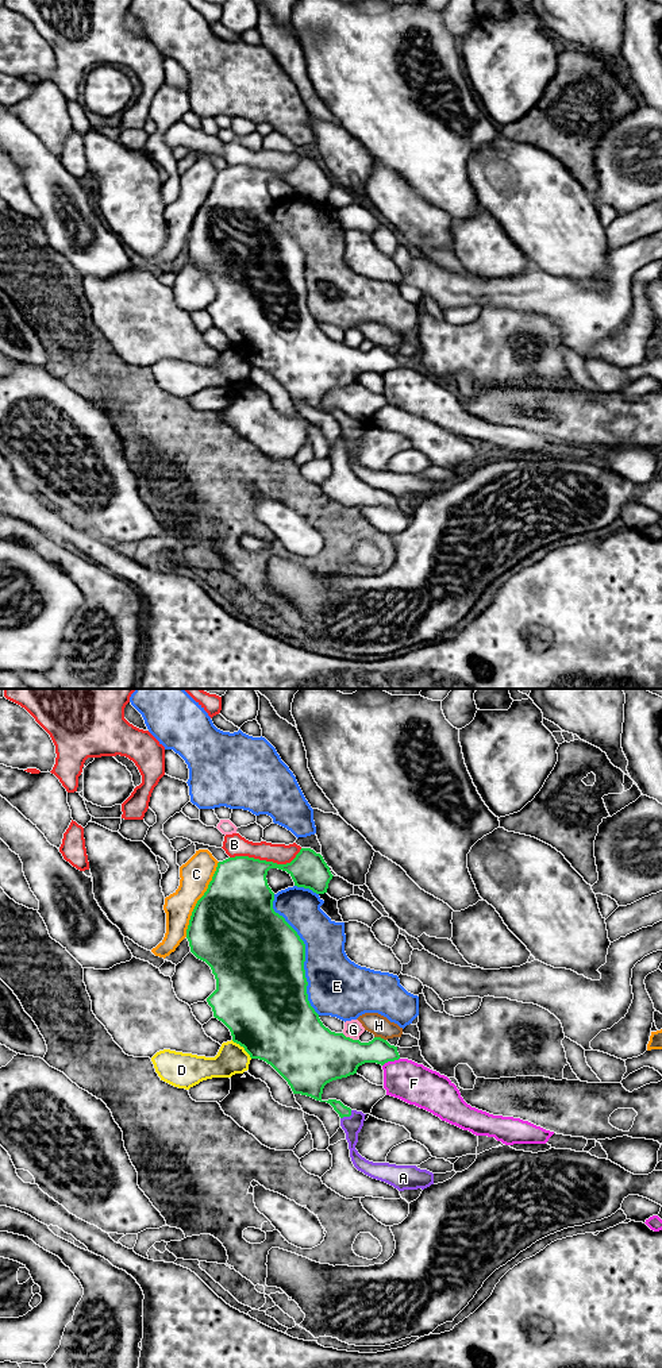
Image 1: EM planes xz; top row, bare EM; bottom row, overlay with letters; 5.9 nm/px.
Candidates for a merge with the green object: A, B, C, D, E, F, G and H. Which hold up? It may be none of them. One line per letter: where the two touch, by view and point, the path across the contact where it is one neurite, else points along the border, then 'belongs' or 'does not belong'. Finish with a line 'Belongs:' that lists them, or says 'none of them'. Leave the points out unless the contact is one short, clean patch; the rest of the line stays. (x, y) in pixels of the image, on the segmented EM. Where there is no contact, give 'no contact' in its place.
A: contact xz (347, 1116); way xz (315, 1089), (347, 1116), (351, 1125); belongs
B: contact xz (266, 862); does not belong
C: contact xz (199, 900); does not belong
D: contact xz (242, 1045); does not belong
E: contact xz (304, 954); does not belong
F: contact xz (391, 1060); does not belong
G: contact xz (349, 1037); does not belong
H: contact xz (380, 1037); does not belong
Belongs: A

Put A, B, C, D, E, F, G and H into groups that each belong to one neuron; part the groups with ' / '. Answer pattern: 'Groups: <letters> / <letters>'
Groups: A / B / C / D / E / F / G / H

